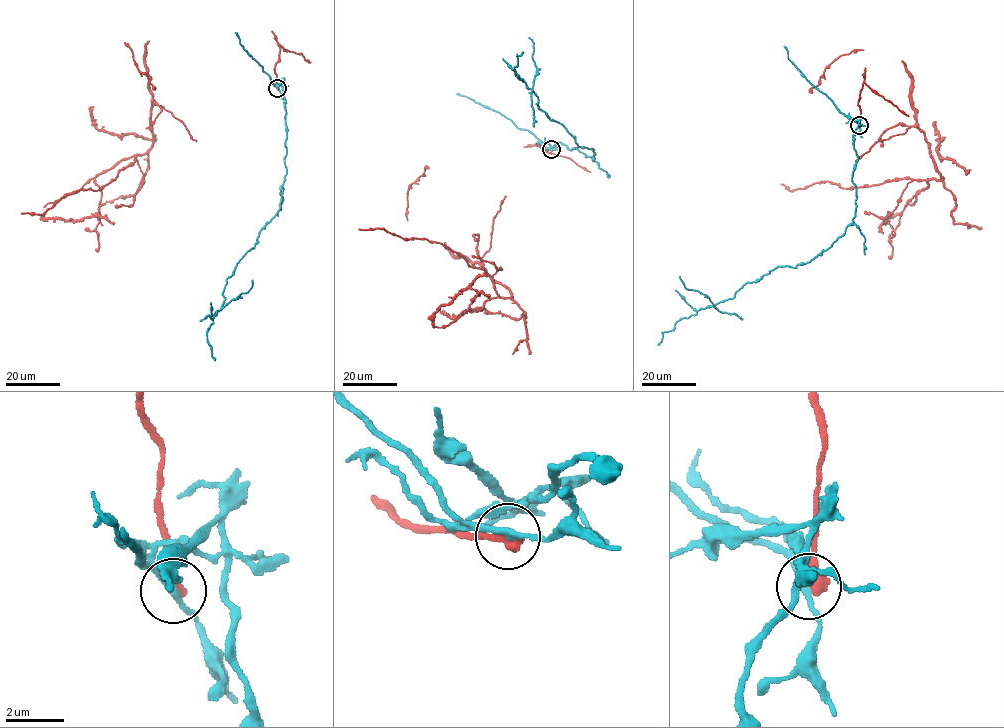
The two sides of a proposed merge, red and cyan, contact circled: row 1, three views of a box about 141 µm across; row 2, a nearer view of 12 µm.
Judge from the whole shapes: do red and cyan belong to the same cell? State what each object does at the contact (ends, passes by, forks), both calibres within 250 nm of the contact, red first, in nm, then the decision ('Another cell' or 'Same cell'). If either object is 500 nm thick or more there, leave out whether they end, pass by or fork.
At the ring red ends. At the ring cyan passes by. Thickness 400 nm (red) against 220 nm. Another cell

